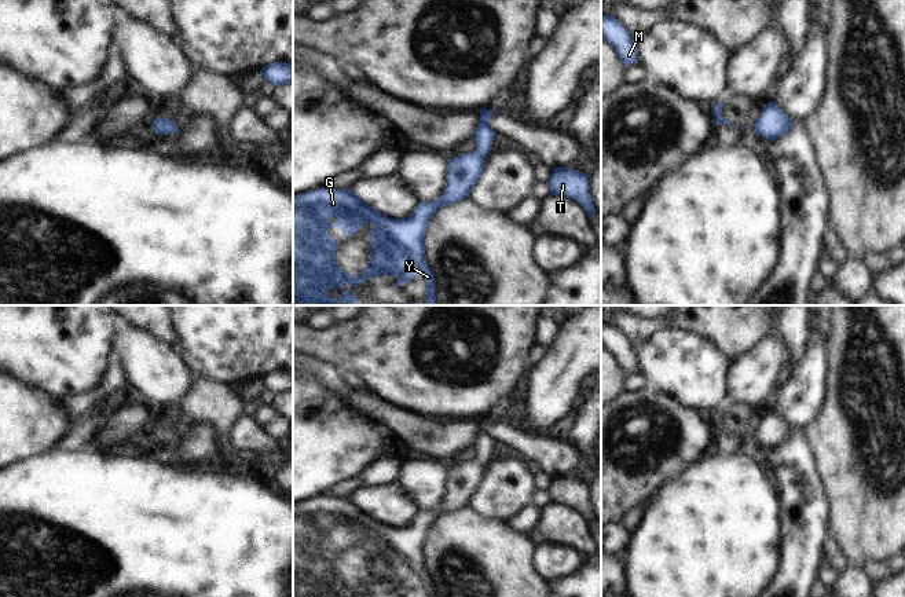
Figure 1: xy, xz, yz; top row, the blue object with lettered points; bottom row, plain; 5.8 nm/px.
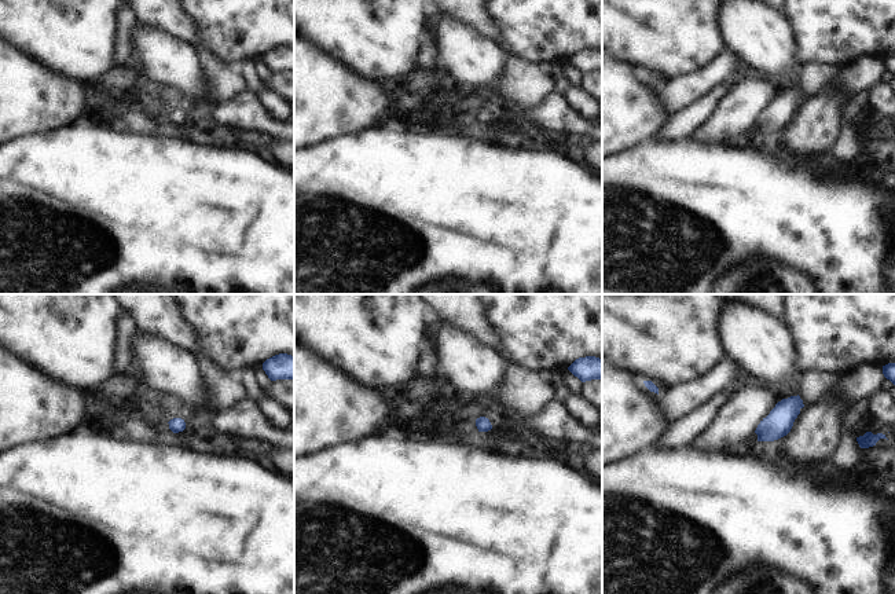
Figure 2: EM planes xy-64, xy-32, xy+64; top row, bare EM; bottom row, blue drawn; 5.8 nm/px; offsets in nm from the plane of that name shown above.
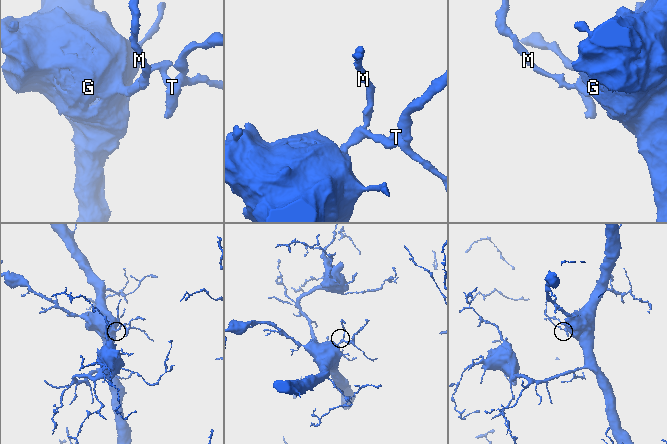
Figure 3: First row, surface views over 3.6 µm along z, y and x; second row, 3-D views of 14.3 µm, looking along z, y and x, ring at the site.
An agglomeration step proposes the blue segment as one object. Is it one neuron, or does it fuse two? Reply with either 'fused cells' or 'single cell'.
single cell

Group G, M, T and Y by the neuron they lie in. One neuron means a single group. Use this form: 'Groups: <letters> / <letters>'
Groups: G M T Y

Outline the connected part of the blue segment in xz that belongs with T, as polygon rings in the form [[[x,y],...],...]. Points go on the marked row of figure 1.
[[[557,166],[547,182],[552,195],[567,197],[576,201],[589,213],[589,219],[597,212],[590,201],[589,175],[574,171],[569,166]]]

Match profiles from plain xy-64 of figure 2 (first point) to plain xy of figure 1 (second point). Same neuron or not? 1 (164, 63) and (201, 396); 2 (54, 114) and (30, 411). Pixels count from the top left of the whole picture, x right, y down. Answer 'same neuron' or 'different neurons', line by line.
1: different neurons
2: same neuron

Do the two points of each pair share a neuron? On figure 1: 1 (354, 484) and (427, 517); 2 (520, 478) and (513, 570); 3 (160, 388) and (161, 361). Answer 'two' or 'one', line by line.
1: two
2: two
3: one

